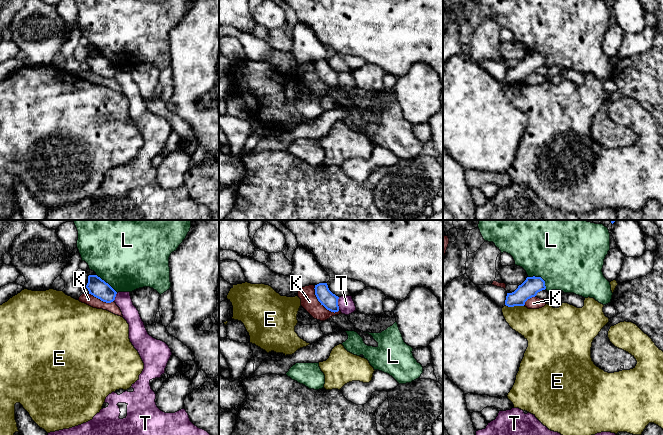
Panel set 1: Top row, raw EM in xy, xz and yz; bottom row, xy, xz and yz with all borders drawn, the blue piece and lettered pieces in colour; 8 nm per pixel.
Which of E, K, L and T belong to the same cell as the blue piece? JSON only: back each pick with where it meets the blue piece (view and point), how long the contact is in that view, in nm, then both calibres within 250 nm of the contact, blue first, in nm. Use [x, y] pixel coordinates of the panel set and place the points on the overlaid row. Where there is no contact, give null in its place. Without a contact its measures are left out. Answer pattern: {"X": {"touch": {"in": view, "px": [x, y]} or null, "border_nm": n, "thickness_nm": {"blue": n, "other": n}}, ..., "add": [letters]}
{"add": []}

